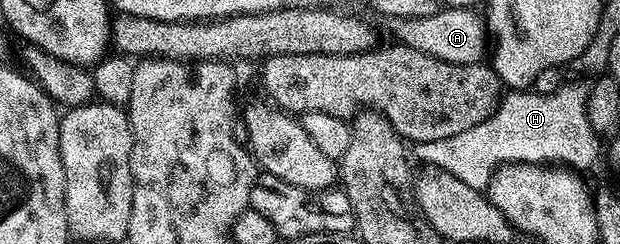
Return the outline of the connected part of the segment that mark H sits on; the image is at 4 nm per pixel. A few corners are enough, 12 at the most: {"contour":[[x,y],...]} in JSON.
{"contour":[[587,82],[509,90],[489,119],[415,144],[477,189],[501,163],[580,163],[601,140]]}

